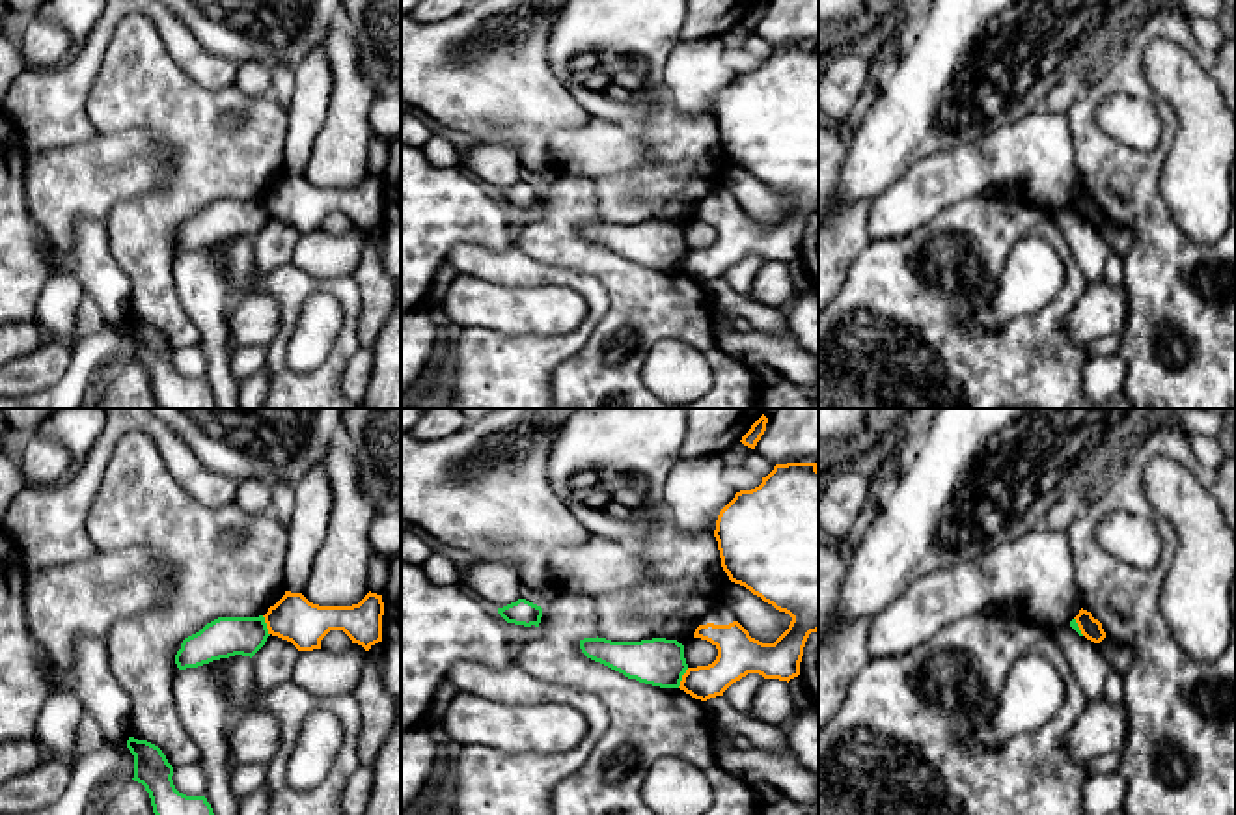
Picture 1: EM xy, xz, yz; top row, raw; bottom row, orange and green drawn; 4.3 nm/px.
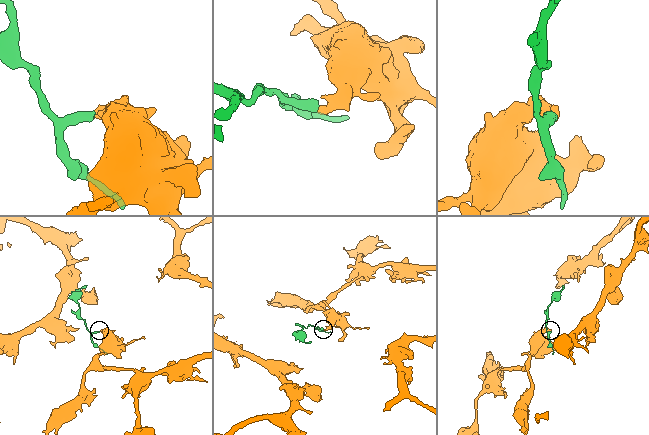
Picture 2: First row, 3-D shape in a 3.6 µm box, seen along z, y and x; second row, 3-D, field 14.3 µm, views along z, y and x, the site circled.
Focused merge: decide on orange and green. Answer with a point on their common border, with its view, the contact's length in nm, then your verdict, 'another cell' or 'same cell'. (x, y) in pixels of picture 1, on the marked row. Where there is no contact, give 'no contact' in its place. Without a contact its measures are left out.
xz (683, 677) | 100 nm | another cell

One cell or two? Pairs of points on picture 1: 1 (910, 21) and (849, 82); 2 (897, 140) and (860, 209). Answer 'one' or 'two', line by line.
1: two
2: two

